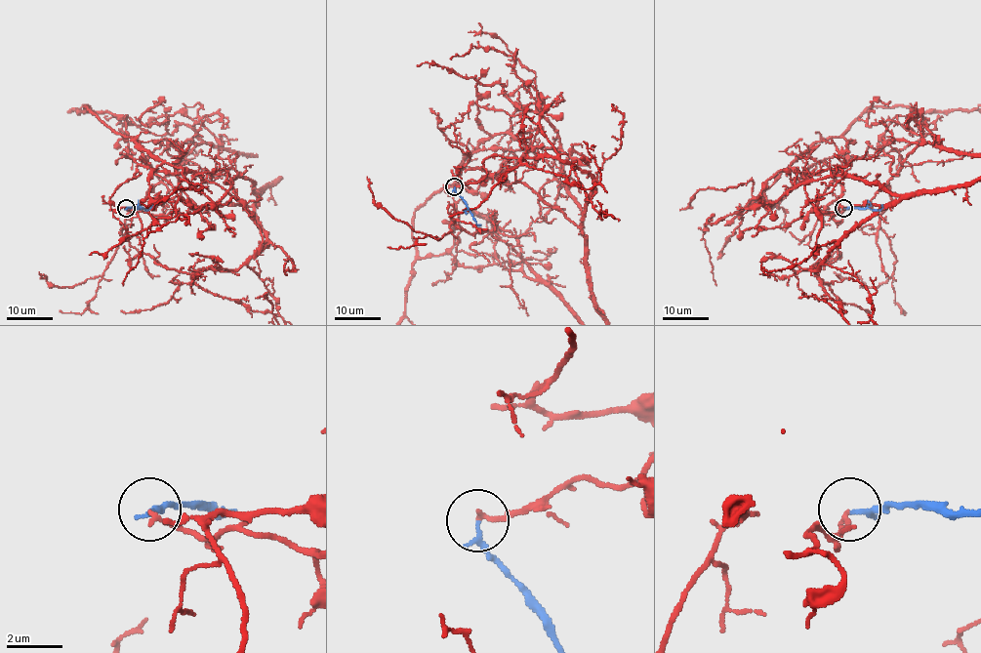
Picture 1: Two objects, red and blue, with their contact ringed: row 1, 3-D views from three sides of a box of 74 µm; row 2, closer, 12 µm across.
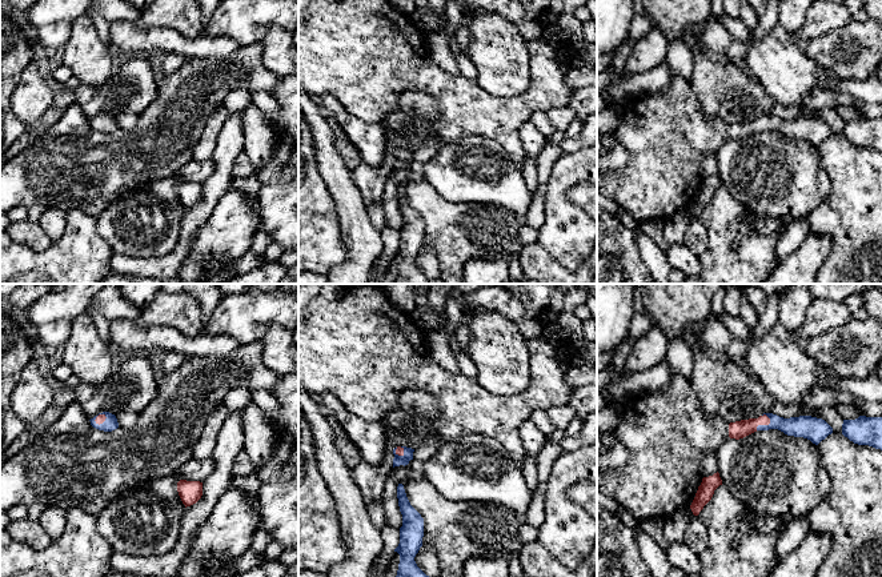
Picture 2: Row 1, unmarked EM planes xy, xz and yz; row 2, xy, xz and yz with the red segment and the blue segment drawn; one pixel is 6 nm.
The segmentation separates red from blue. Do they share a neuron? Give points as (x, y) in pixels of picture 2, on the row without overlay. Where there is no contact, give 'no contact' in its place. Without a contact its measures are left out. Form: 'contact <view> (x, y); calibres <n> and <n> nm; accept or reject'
contact yz (766, 125); calibres 110 and 140 nm; accept

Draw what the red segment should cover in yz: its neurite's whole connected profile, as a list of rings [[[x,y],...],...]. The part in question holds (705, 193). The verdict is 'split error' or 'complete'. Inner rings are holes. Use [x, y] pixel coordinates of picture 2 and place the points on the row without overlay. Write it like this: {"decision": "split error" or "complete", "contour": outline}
{"decision": "complete", "contour": [[[714,175],[713,177],[703,179],[695,199],[690,207],[690,211],[694,217],[698,217],[703,208],[711,201],[714,192],[722,187],[722,181],[719,175]]]}

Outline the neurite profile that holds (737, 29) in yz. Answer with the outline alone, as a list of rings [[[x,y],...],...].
[[[722,15],[718,19],[733,40],[743,40],[747,37],[749,32],[746,29],[746,25],[738,17],[734,19]]]

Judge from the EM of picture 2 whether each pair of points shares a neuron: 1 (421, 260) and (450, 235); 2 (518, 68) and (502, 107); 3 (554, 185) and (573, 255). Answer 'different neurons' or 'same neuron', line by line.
1: different neurons
2: different neurons
3: same neuron

